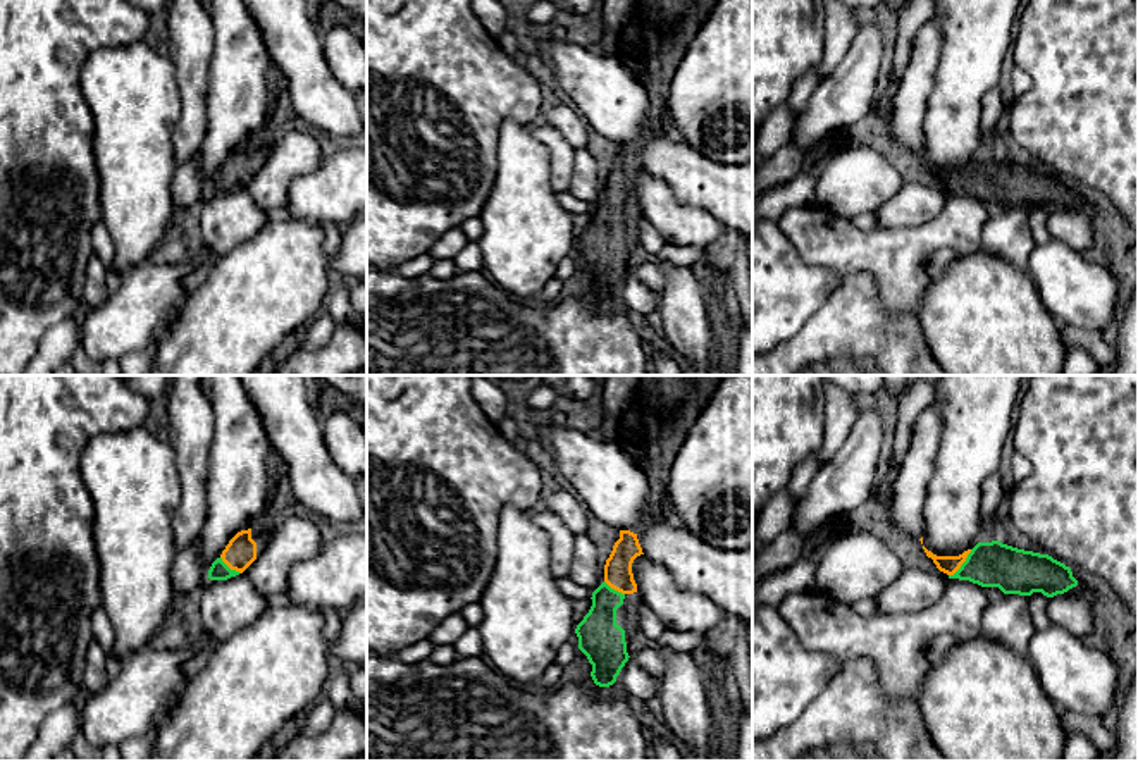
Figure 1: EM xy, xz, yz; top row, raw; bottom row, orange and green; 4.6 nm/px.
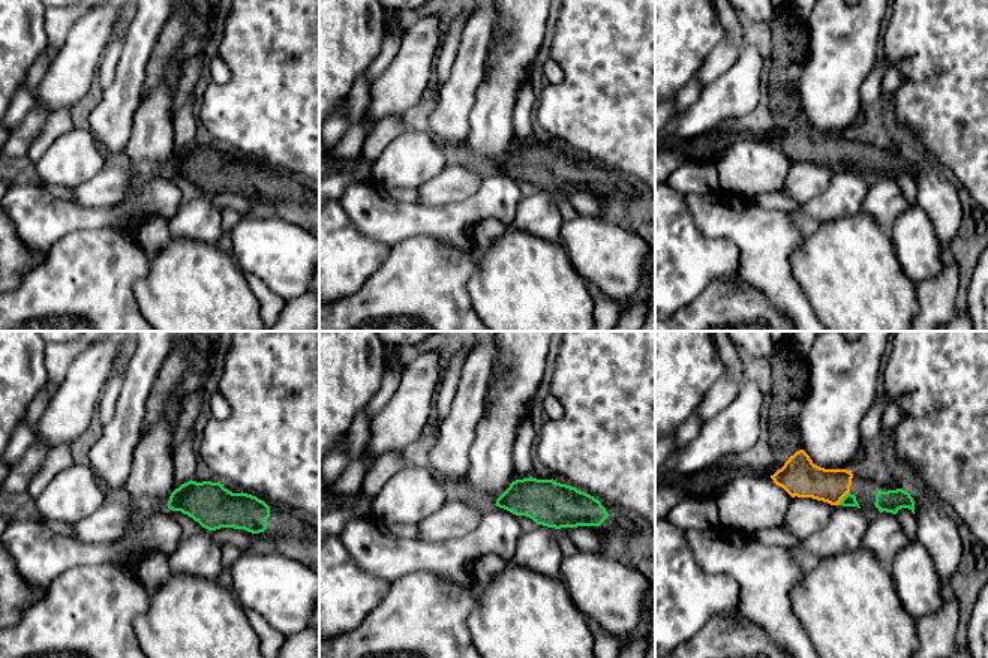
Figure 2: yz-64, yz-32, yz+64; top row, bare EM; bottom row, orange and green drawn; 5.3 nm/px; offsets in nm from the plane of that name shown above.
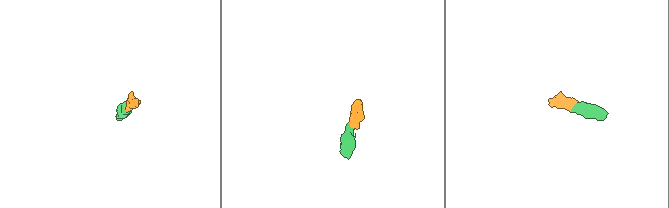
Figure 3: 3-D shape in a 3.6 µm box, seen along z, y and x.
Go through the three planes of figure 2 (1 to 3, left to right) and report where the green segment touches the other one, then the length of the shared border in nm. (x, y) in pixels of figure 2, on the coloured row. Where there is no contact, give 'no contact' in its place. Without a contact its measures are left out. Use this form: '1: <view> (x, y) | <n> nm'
1: no contact
2: no contact
3: yz+64 (843, 496) | 100 nm

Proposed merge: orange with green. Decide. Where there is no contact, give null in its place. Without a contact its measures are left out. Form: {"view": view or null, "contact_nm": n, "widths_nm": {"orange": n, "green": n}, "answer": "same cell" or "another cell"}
{"view": "yz", "contact_nm": 170, "widths_nm": {"orange": 90, "green": 220}, "answer": "same cell"}

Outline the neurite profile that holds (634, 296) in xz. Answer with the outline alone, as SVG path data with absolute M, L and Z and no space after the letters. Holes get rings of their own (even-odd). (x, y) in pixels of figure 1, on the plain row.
M627 275L615 296L618 306L630 317L640 320L651 310L659 308L658 293L646 282Z

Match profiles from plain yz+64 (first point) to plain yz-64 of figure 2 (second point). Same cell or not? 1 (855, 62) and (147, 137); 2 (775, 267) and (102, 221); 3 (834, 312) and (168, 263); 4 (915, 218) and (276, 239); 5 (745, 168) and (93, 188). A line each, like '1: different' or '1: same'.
1: same
2: same
3: same
4: same
5: different

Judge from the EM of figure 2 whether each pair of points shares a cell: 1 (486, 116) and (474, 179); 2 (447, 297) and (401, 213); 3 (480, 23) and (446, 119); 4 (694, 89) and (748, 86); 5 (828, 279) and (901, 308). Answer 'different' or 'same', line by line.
1: different
2: different
3: same
4: different
5: same

